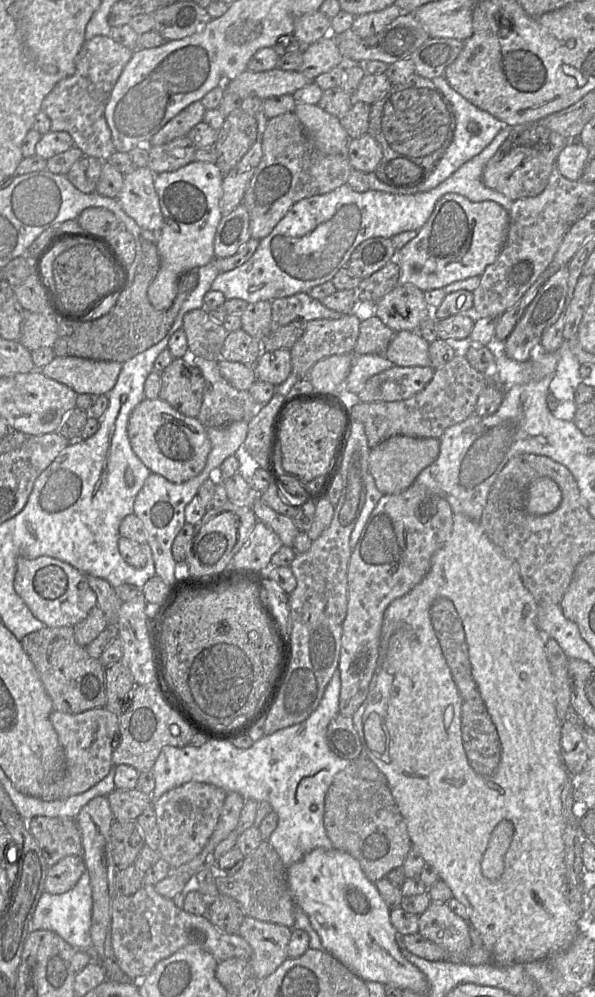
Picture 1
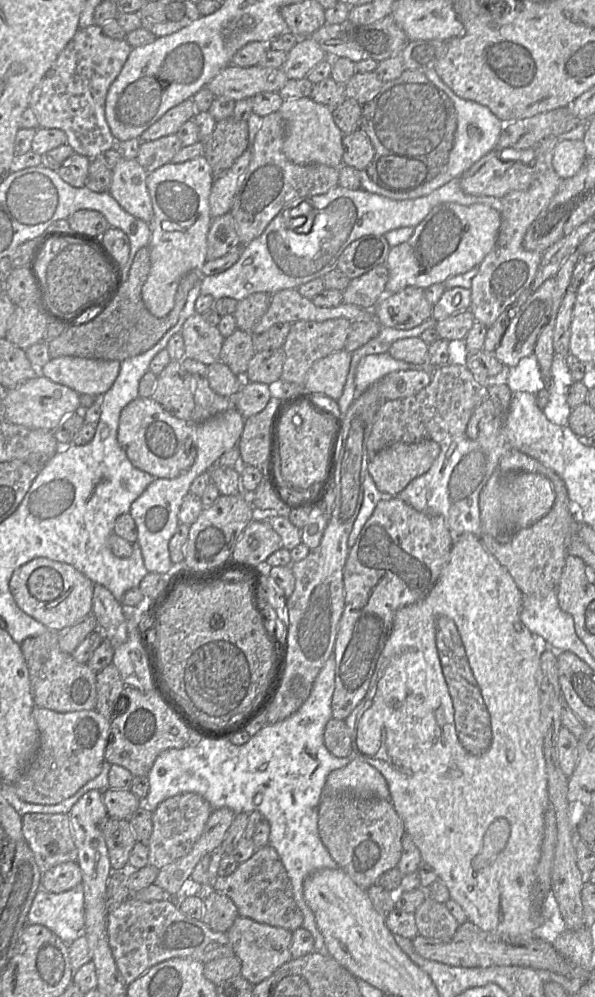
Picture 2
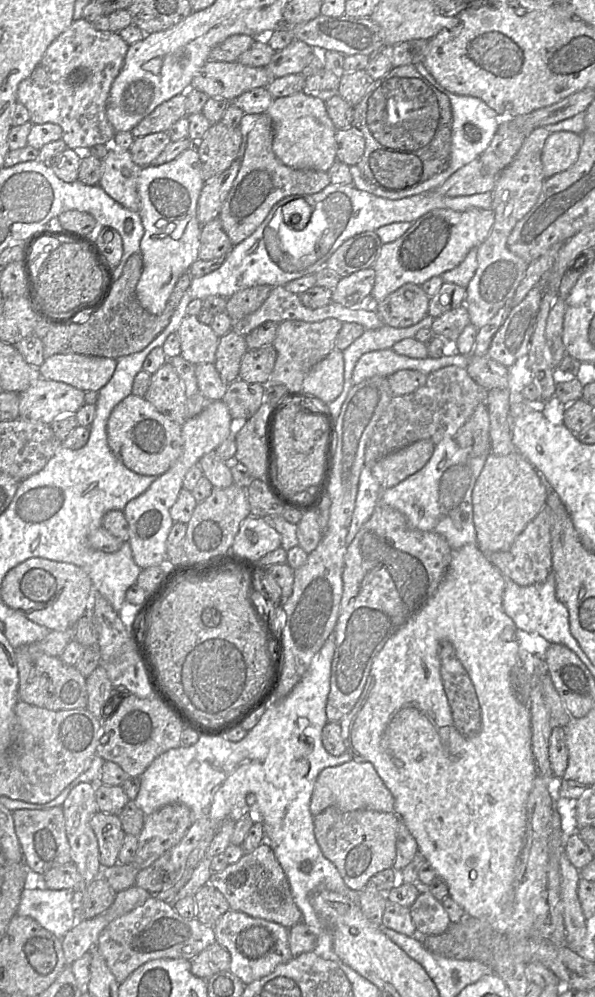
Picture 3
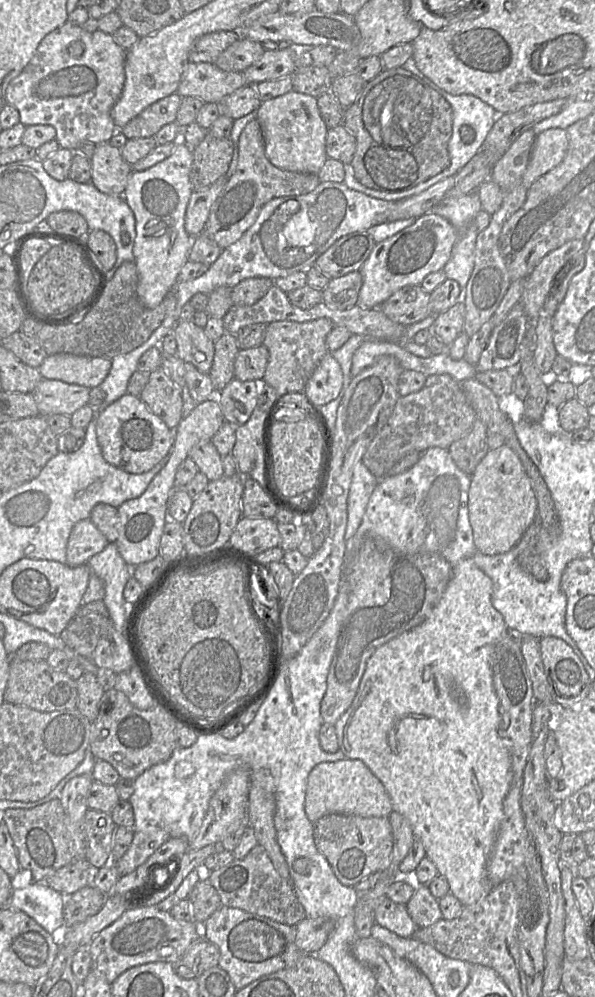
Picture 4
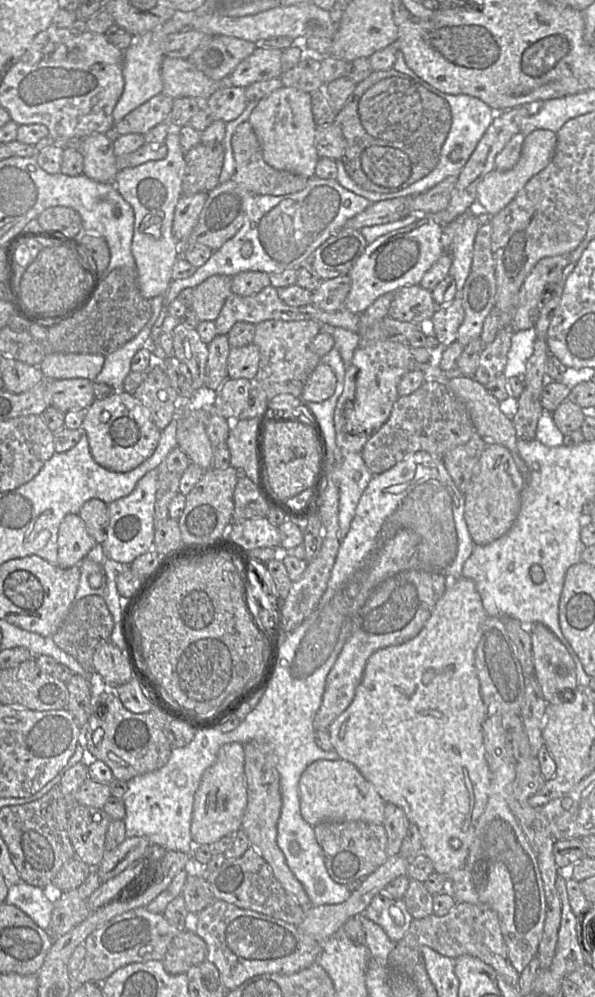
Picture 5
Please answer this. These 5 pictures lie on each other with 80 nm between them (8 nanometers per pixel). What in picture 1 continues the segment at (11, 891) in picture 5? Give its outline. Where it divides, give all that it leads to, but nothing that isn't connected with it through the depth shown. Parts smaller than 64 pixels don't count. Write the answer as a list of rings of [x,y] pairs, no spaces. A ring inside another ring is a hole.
[[[85,870],[76,885],[63,894],[43,892],[30,922],[30,932],[51,930],[62,937],[74,949],[86,950],[91,947],[90,928],[92,919],[92,888],[90,877]]]

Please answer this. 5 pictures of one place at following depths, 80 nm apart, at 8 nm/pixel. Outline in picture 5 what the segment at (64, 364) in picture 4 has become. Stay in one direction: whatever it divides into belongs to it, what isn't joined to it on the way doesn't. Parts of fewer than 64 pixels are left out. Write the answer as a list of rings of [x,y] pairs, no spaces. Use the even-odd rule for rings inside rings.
[[[50,353],[44,356],[39,368],[46,380],[84,378],[94,381],[104,361],[103,355]]]

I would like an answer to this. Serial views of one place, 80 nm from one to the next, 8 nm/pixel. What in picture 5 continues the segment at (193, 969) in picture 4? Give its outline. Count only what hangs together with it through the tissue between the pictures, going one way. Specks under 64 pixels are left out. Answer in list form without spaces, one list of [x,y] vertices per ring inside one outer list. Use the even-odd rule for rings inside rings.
[[[182,929],[172,940],[161,960],[165,971],[171,975],[186,974],[190,968],[207,959],[207,945],[195,932]]]

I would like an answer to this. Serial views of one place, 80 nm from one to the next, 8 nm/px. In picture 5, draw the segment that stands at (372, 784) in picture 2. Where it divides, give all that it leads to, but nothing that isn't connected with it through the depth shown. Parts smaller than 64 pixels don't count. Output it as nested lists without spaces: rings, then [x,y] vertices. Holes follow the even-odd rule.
[[[318,760],[310,764],[299,781],[300,810],[311,826],[325,821],[363,821],[382,824],[386,802],[374,786],[350,762]]]

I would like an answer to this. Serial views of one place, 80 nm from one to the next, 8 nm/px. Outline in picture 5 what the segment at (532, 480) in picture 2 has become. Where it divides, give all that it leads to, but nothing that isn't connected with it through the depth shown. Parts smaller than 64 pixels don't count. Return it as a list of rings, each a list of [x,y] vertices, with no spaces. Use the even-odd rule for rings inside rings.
[[[500,444],[487,445],[465,494],[464,515],[475,545],[487,545],[510,530],[520,509],[523,487],[523,477],[510,451]]]

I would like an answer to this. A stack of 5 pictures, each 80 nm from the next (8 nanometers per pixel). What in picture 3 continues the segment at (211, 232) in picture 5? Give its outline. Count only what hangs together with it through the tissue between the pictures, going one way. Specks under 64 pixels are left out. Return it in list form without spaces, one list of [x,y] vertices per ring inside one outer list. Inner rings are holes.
[[[266,113],[258,115],[247,135],[240,170],[218,216],[233,245],[252,235],[281,199],[290,195],[312,195],[331,183],[325,171],[294,169],[283,164],[273,152],[273,139],[272,119]]]

